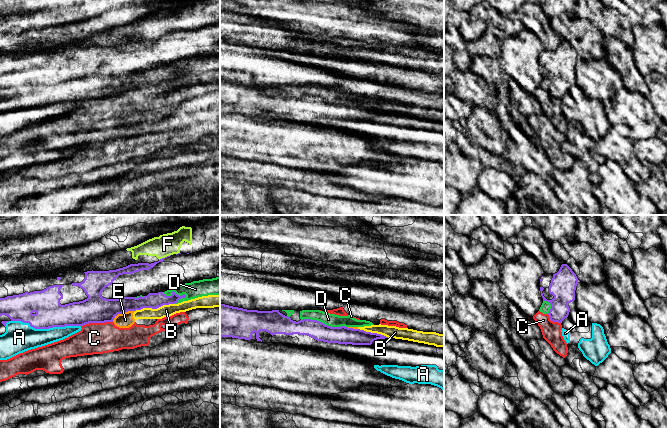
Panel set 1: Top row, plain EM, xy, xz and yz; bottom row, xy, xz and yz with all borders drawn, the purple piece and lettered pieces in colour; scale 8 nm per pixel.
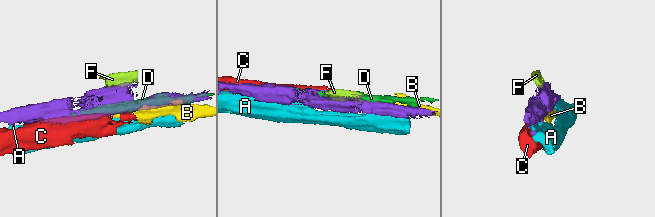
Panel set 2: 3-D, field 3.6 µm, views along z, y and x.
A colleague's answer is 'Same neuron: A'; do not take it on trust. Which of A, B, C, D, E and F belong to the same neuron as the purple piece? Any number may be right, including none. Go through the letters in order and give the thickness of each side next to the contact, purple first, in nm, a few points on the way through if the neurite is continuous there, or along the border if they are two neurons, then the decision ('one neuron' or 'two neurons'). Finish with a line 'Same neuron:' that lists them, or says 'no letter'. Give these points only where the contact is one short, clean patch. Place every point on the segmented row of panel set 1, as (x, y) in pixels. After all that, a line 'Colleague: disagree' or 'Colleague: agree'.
A: 220/240 nm | two neurons
B: 130/100 nm | two neurons
C: 220/260 nm | two neurons
D: 150/100 nm | two neurons
E: 220/130 nm | along xy (134, 310), (119, 313), (112, 321) | two neurons
F: 70/180 nm | along xy (170, 254), (159, 260) | two neurons
Same neuron: no letter
Colleague: disagree

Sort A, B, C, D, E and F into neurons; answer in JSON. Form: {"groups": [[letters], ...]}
{"groups": [["A"], ["B", "C", "D", "E"], ["F"]]}

